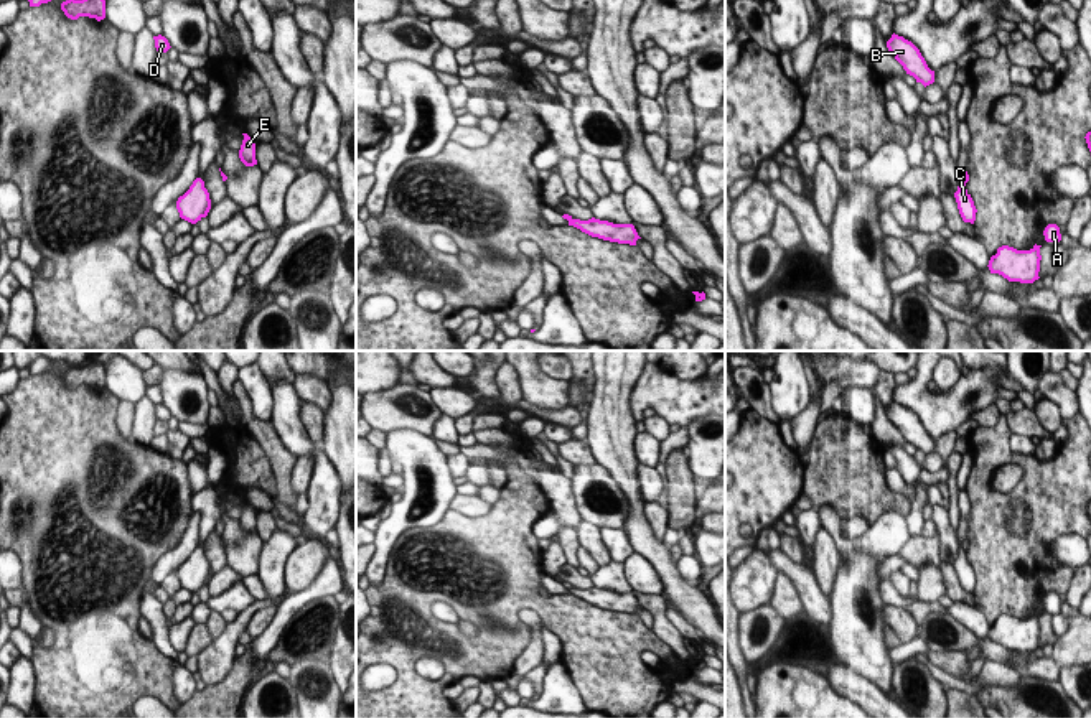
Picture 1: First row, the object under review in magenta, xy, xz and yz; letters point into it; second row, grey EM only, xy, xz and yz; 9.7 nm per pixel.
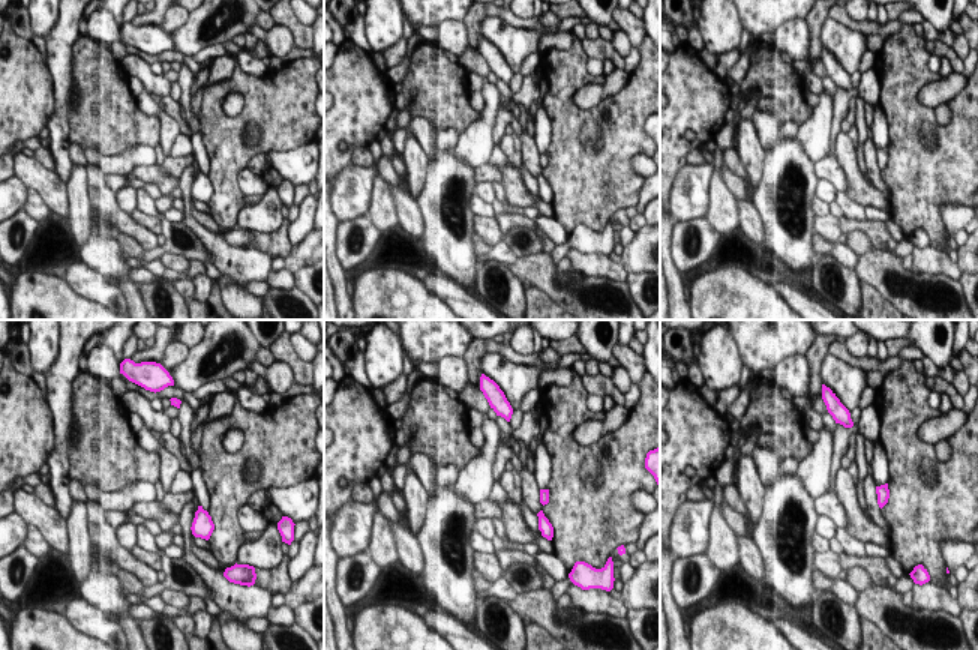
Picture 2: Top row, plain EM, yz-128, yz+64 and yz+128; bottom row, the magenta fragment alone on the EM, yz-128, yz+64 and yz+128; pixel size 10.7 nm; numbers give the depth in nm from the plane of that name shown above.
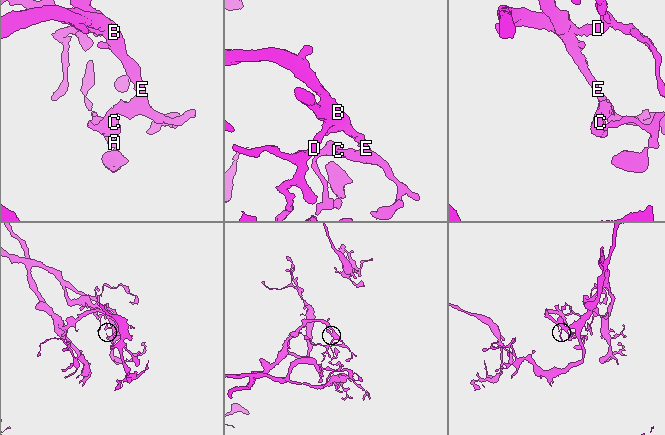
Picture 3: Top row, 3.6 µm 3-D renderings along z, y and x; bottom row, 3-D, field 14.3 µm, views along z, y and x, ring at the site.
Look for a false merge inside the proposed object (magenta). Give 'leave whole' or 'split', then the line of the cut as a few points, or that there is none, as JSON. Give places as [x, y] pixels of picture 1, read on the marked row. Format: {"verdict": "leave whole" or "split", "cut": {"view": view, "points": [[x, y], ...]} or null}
{"verdict": "split", "cut": {"view": "yz", "points": [[961, 180], [964, 183]]}}

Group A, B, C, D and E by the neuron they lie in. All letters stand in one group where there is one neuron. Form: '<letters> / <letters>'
A C / B D E

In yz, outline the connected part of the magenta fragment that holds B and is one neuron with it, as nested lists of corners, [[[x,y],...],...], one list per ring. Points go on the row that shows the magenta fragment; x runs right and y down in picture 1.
[[[893,33],[887,41],[887,48],[916,82],[921,82],[925,87],[934,82],[934,71],[928,68],[920,49],[911,41]]]

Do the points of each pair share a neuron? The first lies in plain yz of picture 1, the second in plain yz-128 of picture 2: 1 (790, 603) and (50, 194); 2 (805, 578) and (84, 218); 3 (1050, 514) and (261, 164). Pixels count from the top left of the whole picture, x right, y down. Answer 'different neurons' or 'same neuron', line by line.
1: different neurons
2: different neurons
3: different neurons

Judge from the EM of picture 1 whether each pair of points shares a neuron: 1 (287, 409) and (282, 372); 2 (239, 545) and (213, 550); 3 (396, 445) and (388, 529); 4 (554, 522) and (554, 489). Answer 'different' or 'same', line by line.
1: different
2: different
3: same
4: same

